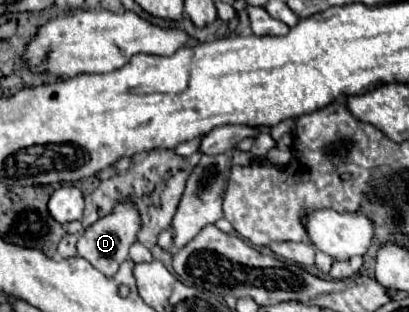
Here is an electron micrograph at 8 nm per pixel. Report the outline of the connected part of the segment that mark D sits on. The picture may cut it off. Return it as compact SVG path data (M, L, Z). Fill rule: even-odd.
M117 204L113 214L97 220L91 228L85 230L85 234L77 242L79 256L83 256L91 266L95 266L99 272L103 272L107 278L113 278L119 270L119 266L127 260L129 246L137 240L139 230L139 212L131 204Z

